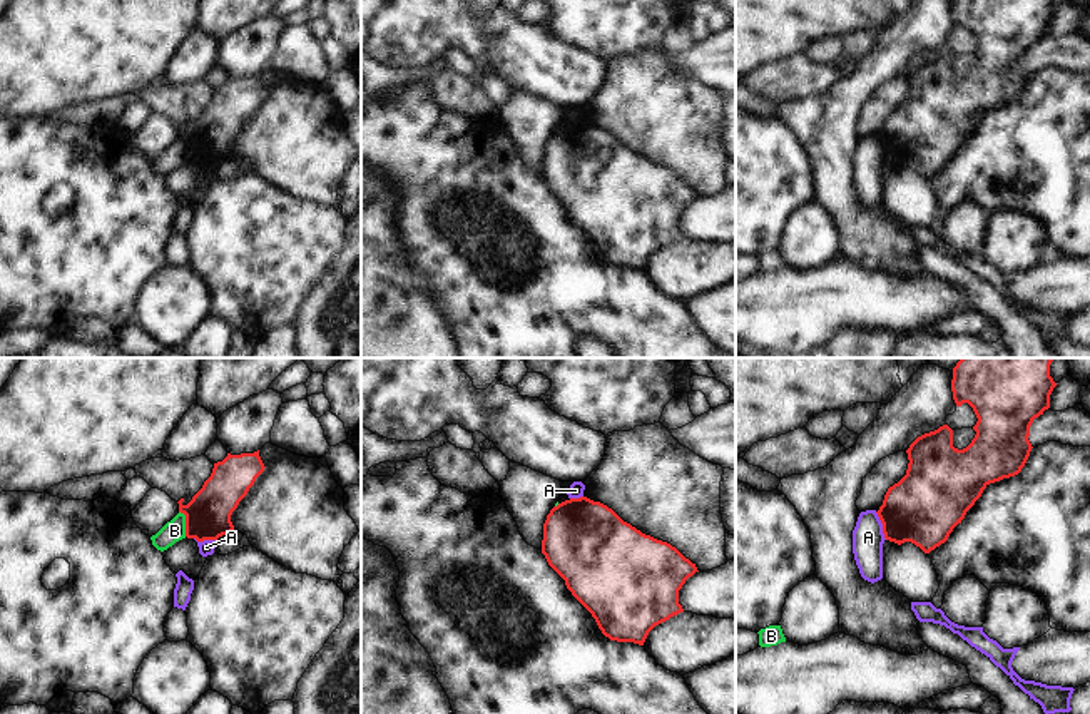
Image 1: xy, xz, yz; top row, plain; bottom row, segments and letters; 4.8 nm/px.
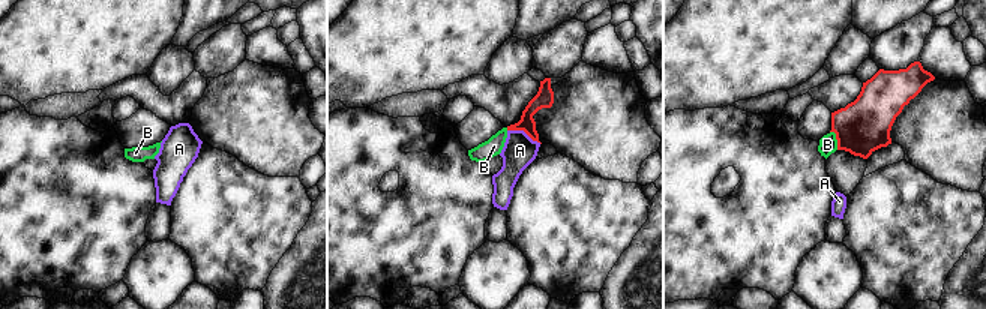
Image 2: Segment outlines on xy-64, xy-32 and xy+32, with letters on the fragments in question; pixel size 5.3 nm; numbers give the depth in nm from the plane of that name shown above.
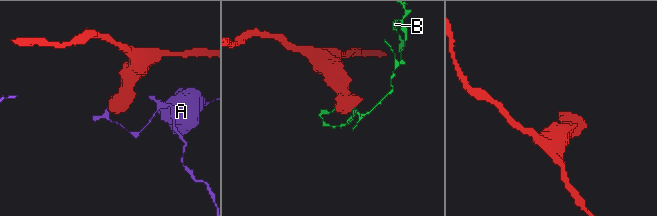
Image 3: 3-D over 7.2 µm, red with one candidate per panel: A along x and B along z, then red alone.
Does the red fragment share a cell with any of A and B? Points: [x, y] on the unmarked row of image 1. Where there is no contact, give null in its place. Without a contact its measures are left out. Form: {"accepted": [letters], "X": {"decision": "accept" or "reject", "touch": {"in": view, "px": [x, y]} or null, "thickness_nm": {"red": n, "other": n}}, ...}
{"accepted": [], "A": {"decision": "reject", "touch": {"in": "yz", "px": [883, 151]}, "thickness_nm": {"red": 360, "other": 150}}, "B": {"decision": "reject", "touch": {"in": "xy", "px": [186, 149]}, "thickness_nm": {"red": 220, "other": 110}}}

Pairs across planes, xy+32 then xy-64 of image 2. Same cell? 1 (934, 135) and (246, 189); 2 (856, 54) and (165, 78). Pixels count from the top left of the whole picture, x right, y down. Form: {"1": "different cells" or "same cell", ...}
{"1": "different cells", "2": "same cell"}

